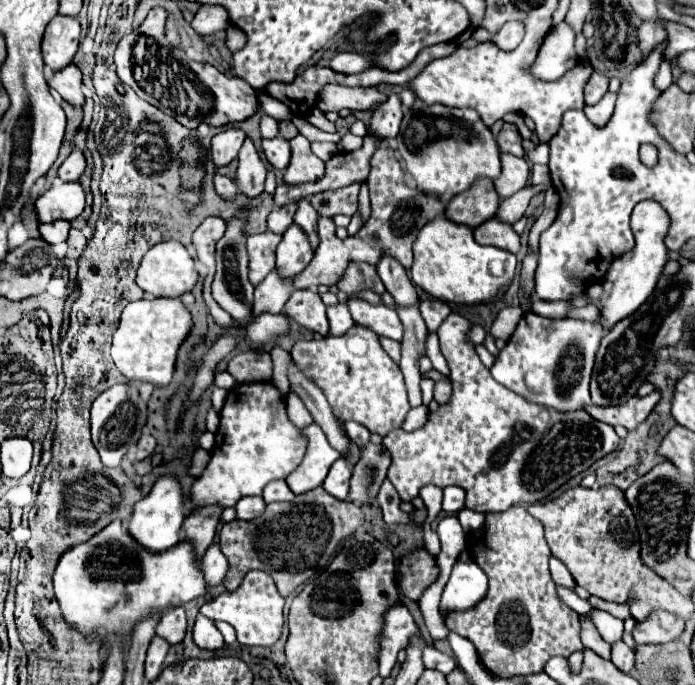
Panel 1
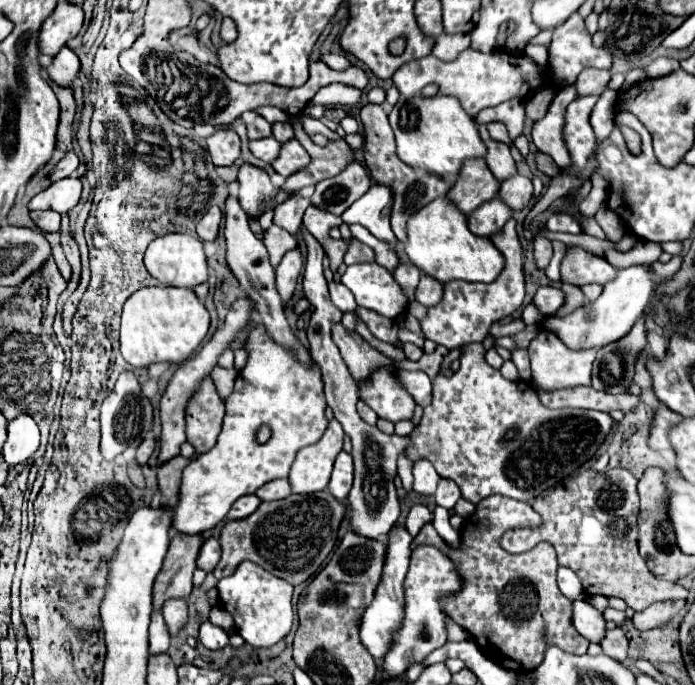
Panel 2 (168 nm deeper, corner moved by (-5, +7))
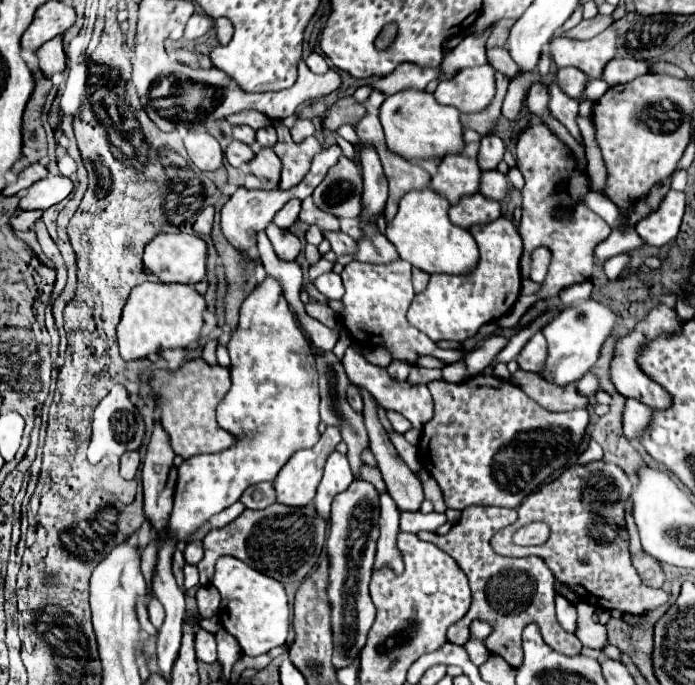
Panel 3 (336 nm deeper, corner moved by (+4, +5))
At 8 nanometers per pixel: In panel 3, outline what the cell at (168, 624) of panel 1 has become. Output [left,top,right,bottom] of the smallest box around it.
[148,599,164,629]

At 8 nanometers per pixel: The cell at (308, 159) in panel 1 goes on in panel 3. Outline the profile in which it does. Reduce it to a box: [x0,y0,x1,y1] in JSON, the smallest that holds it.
[250,149,282,189]

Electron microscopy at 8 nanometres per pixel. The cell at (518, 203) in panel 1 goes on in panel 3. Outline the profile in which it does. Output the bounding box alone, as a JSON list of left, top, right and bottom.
[480,171,508,201]

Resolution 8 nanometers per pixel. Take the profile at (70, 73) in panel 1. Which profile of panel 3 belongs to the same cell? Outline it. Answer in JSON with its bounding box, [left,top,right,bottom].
[38,37,66,79]

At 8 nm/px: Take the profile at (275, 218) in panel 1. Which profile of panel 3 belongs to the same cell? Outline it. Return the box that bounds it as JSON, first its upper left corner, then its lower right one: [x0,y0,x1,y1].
[274,199,300,229]

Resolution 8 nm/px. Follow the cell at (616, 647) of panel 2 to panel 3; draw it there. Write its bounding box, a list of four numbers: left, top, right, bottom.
[576,601,608,649]

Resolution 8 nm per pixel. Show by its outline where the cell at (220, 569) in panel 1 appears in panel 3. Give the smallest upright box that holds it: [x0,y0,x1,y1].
[184,539,204,565]

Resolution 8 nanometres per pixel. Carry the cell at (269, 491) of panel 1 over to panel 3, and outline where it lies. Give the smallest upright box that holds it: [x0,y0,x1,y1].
[240,483,276,509]

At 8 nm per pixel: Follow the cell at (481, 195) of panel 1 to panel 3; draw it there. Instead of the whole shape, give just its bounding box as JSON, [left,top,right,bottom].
[430,143,482,205]

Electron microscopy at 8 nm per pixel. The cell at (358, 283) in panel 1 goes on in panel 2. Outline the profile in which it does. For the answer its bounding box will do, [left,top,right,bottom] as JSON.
[345,241,375,265]

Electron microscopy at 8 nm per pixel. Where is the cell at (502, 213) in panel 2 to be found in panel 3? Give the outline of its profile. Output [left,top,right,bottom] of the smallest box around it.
[450,195,502,229]

